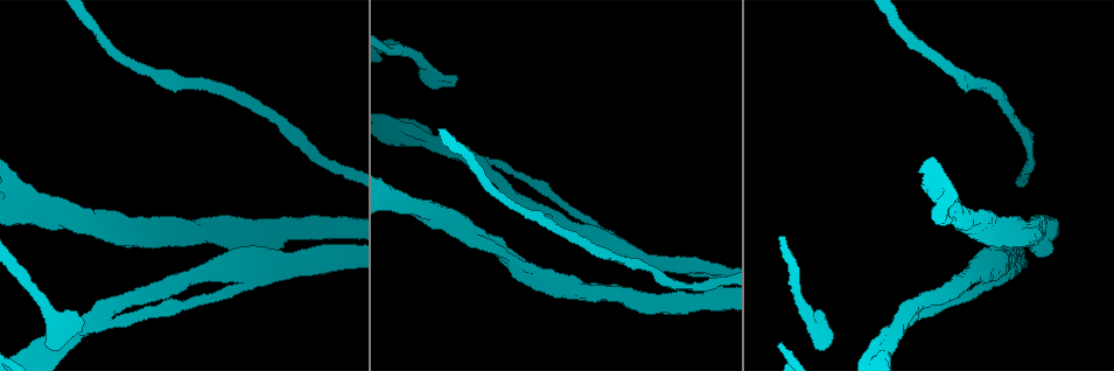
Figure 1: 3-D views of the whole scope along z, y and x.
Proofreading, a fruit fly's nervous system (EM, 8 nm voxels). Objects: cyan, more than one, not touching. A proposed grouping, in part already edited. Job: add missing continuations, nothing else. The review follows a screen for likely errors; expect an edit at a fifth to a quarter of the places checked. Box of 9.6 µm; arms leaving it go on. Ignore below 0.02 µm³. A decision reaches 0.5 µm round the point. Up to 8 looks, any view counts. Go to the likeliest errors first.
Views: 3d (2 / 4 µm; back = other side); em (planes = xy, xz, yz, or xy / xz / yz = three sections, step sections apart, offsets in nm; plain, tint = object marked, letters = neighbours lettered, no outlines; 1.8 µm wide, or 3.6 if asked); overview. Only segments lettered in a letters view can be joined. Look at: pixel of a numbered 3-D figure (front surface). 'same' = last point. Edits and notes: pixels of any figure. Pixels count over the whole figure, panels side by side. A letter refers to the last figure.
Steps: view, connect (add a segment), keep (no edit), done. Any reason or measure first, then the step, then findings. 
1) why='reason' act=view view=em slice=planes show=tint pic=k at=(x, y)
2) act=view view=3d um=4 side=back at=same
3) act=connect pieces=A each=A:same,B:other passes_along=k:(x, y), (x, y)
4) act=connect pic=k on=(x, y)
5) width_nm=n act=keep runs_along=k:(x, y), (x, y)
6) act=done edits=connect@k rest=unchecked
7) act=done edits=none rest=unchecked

why='free end' act=view view=3d um=4 pic=1 at=(66, 309)

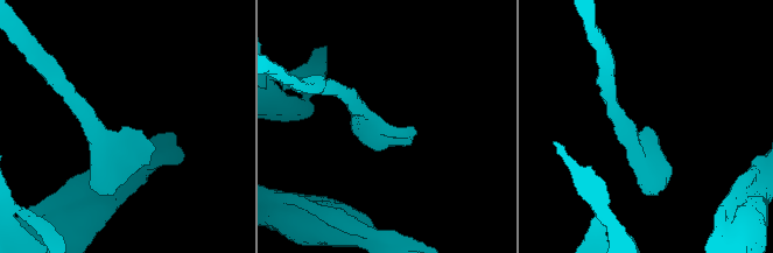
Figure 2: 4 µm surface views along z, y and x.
act=view view=em slice=planes show=plain pic=2 at=(389, 125)

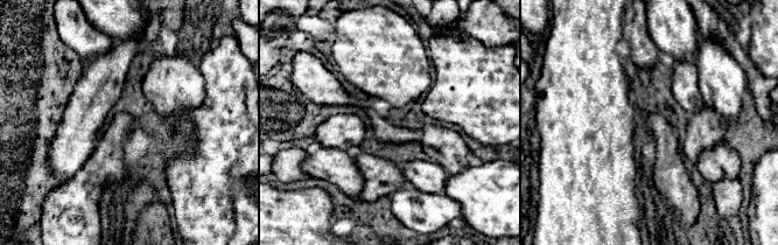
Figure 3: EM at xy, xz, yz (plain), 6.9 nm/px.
why='see the neighbours' act=view view=em slice=planes show=letters at=same

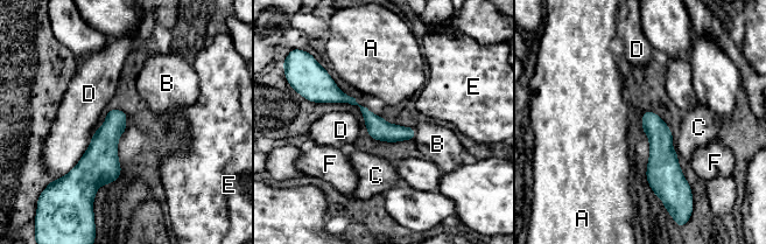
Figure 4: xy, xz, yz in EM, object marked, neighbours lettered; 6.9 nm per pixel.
act=keep each=A:other,B:other,C:other,D:other,E:other,F:other runs_along=4:(318, 97), (348, 98), (384, 131), (410, 137) found='none of them fits'

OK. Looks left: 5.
why='closes a loop' act=view view=em slice=xy step=16 show=tint pic=1 at=(564, 207)

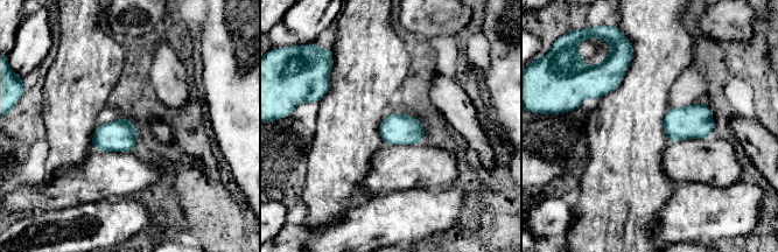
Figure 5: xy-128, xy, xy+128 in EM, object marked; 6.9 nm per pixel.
act=view view=em slice=xy step=16 show=letters at=same

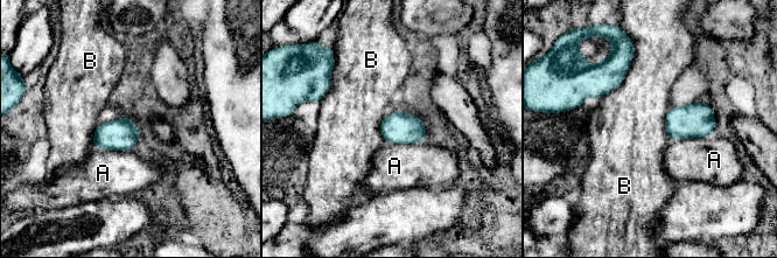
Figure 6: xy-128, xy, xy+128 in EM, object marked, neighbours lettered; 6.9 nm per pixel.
act=keep each=A:other,B:other border=6:(635, 51), (623, 81), (599, 98) found='none of them fits'

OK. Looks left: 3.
why='thick end' act=view view=3d um=4 pic=1 at=(21, 220)

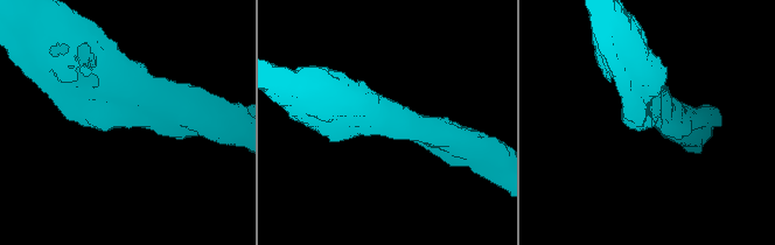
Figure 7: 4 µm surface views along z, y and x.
why='need the tissue' act=view view=em slice=planes show=letters pic=7 at=(121, 125)

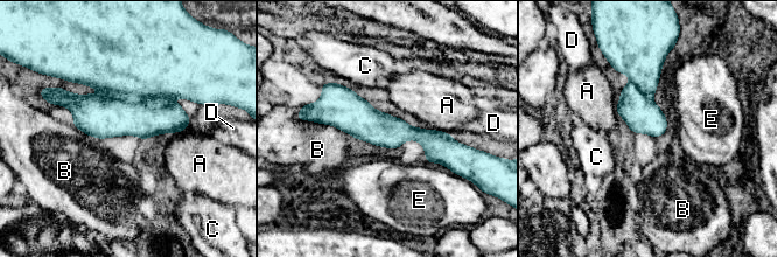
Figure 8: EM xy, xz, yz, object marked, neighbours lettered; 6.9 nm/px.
act=keep each=A:other,B:other,C:other,D:other,E:other border=8:(307, 119), (331, 124), (355, 138) found='no lettered segment goes on from it'

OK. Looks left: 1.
act=done edits=none rest=unchecked

